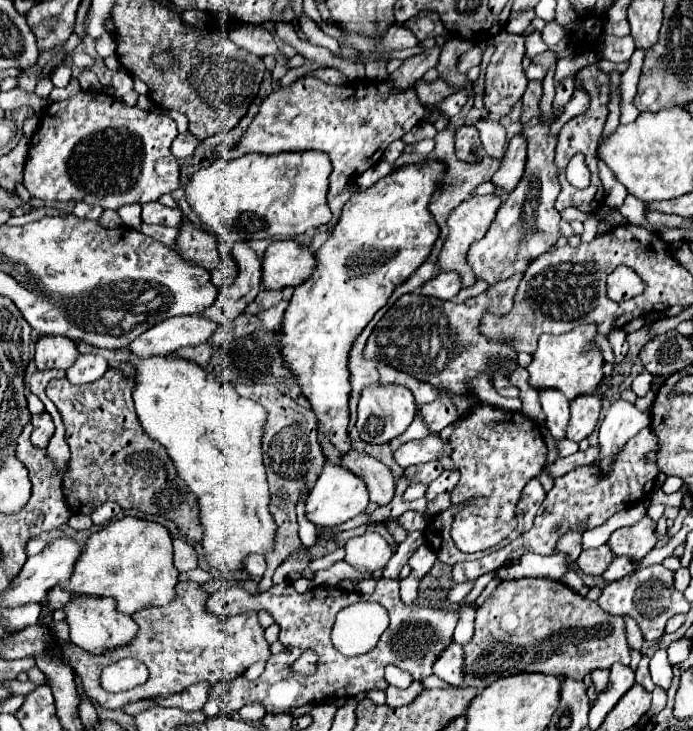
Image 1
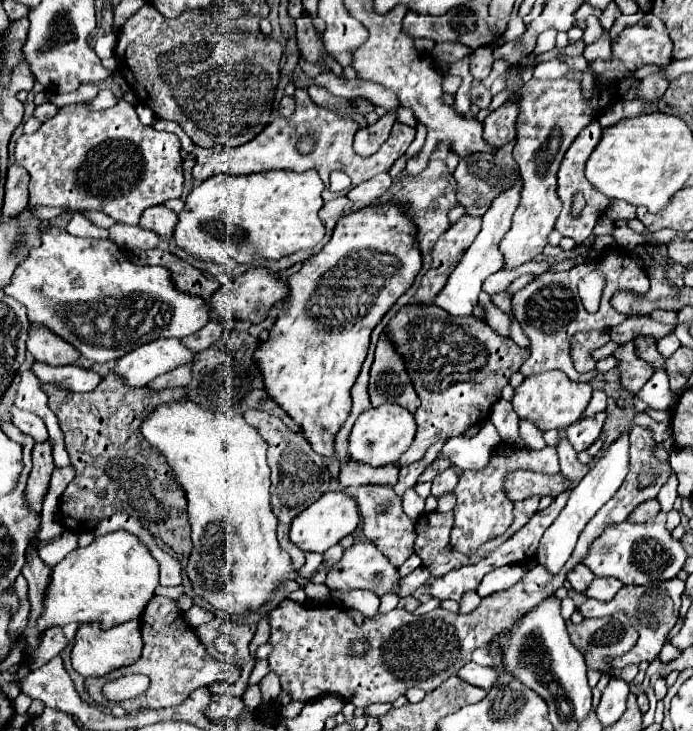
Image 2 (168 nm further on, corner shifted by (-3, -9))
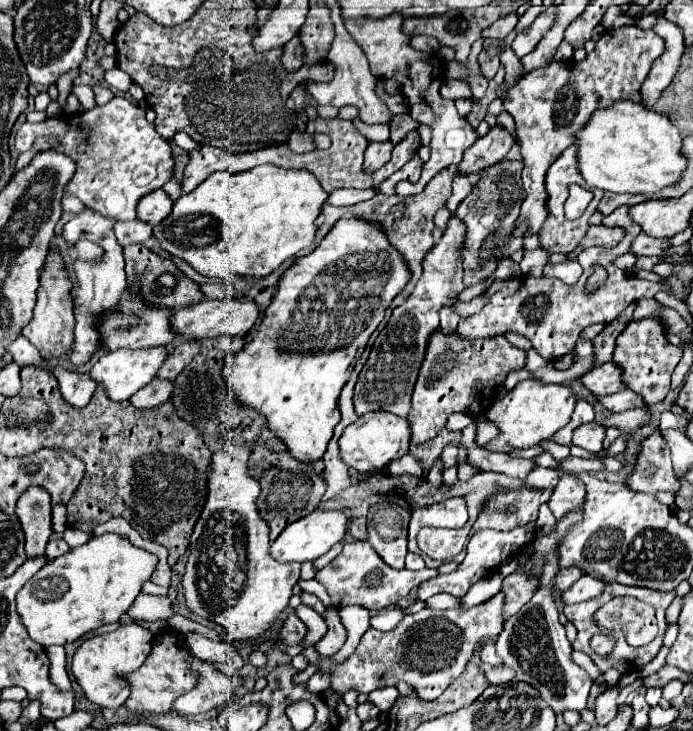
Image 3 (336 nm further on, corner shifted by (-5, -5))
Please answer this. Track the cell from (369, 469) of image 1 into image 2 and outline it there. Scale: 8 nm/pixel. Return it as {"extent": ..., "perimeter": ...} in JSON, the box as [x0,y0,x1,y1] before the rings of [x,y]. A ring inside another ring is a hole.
{"extent":[357,485,415,567],"perimeter":[[[361,485],[357,487],[357,505],[363,517],[363,533],[365,537],[377,545],[377,549],[391,561],[393,567],[399,567],[413,555],[415,543],[415,521],[405,517],[401,509],[401,497],[389,485]]]}

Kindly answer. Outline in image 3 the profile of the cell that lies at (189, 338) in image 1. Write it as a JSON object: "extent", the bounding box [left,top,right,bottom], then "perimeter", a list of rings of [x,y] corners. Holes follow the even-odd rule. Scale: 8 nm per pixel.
{"extent":[89,347,167,401],"perimeter":[[[149,347],[149,349],[137,349],[137,351],[131,351],[131,349],[109,351],[101,355],[101,359],[93,365],[93,369],[89,371],[89,377],[103,387],[103,391],[111,401],[127,401],[137,389],[147,385],[157,375],[157,369],[163,365],[165,359],[167,359],[167,351],[163,347]]]}

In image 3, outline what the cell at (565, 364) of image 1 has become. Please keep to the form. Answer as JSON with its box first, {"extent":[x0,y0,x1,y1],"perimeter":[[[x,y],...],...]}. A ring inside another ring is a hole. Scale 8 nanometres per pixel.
{"extent":[483,379,575,453],"perimeter":[[[539,379],[521,381],[511,393],[503,399],[497,399],[487,411],[485,417],[493,421],[499,429],[499,435],[485,443],[483,447],[489,451],[509,453],[513,449],[527,449],[545,439],[551,439],[561,427],[565,427],[571,419],[575,407],[575,397],[565,385],[545,385]]]}

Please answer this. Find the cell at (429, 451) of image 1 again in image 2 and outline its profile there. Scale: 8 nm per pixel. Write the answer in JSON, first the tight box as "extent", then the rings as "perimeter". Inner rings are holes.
{"extent":[439,419,501,469],"perimeter":[[[491,419],[481,423],[479,433],[473,439],[451,437],[445,441],[439,457],[449,457],[455,469],[481,469],[487,465],[491,451],[501,445],[501,437]]]}

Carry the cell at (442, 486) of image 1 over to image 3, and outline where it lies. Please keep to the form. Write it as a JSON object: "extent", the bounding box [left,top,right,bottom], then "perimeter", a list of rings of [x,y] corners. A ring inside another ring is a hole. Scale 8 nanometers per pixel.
{"extent":[441,445,457,467],"perimeter":[[[447,445],[447,449],[443,449],[441,453],[441,461],[443,461],[443,467],[453,467],[457,465],[457,445]]]}

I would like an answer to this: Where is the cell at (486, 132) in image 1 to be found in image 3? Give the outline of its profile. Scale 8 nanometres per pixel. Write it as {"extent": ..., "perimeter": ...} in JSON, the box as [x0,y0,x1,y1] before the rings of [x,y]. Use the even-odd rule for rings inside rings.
{"extent":[345,15,477,197],"perimeter":[[[389,15],[385,19],[379,21],[371,21],[371,19],[355,19],[355,21],[345,21],[347,31],[351,33],[351,37],[361,45],[371,73],[379,79],[397,79],[403,87],[403,93],[409,99],[409,107],[411,107],[411,117],[419,123],[425,123],[433,129],[433,137],[429,143],[431,149],[431,157],[427,163],[423,163],[423,171],[421,171],[421,179],[417,183],[409,183],[409,181],[399,181],[397,183],[397,195],[407,197],[407,195],[415,195],[421,193],[425,189],[425,185],[443,169],[447,169],[449,165],[457,165],[463,157],[463,151],[473,145],[473,141],[477,139],[477,131],[467,123],[467,119],[463,119],[457,109],[455,103],[449,99],[443,99],[439,95],[439,87],[441,87],[441,77],[445,71],[443,61],[439,61],[437,55],[433,53],[421,53],[415,51],[409,45],[409,35],[405,35],[401,31],[401,23],[403,17],[401,15]]]}

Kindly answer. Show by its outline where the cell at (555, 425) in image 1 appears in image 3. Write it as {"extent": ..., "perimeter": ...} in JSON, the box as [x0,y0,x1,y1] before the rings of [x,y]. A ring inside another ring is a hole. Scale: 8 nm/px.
{"extent":[549,475,585,519],"perimeter":[[[563,475],[551,495],[549,501],[549,509],[553,511],[555,519],[563,519],[567,513],[577,511],[581,507],[581,503],[585,501],[585,485],[579,477],[571,477],[571,475]]]}

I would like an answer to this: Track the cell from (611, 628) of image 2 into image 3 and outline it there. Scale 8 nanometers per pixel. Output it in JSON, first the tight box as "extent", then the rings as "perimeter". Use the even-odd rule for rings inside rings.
{"extent":[595,597,657,645],"perimeter":[[[633,597],[611,599],[595,613],[595,621],[607,631],[621,629],[629,645],[647,645],[657,635],[655,609]]]}

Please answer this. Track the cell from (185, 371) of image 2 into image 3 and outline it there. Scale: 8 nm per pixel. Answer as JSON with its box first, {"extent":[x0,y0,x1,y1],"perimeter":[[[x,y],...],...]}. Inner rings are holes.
{"extent":[129,377,173,409],"perimeter":[[[155,377],[149,385],[139,389],[129,401],[137,409],[153,409],[153,407],[159,407],[165,401],[169,401],[171,391],[173,391],[173,383],[171,381],[163,381],[163,379]]]}

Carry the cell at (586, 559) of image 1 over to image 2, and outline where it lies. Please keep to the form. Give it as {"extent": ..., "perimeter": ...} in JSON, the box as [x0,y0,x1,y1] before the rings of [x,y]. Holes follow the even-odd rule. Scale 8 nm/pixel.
{"extent":[567,563,595,591],"perimeter":[[[581,563],[575,569],[571,569],[569,575],[567,575],[567,581],[571,583],[571,587],[575,591],[585,591],[587,585],[589,585],[589,581],[593,581],[593,579],[595,579],[593,571],[587,565],[581,565]]]}

